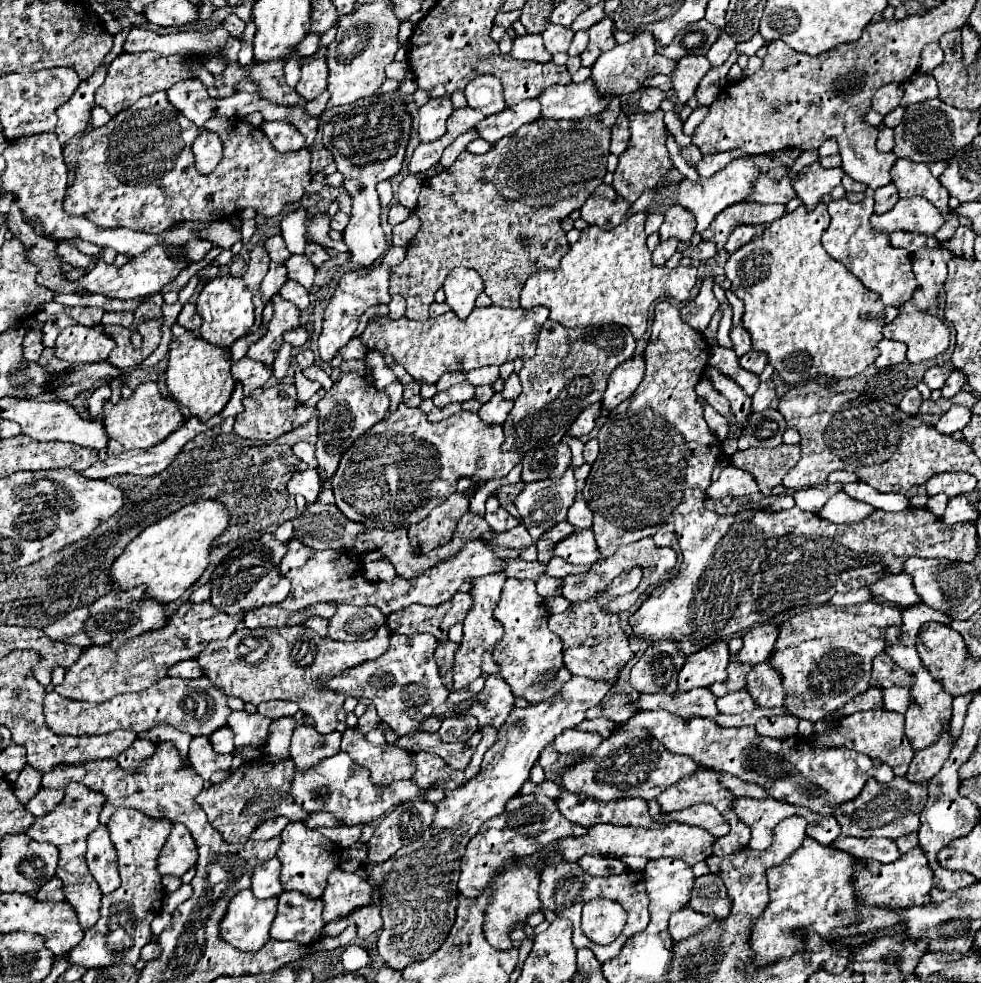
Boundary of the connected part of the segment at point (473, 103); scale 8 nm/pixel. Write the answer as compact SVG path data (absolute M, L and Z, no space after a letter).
M481 75L481 77L473 79L465 87L465 97L467 97L469 107L473 107L485 115L493 115L493 113L505 109L501 81L491 75Z

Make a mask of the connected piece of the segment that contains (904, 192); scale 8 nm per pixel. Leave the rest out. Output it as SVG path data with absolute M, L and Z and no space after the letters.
M899 159L891 169L892 183L898 190L900 198L909 198L914 195L923 195L925 199L931 199L935 207L941 209L945 217L945 225L935 235L937 239L949 239L953 235L953 229L957 229L957 217L949 213L949 193L947 189L937 181L937 177L931 175L927 165Z

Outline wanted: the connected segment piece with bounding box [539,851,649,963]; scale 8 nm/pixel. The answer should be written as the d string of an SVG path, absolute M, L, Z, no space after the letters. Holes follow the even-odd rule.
M557 851L549 853L547 861L545 861L545 869L541 871L541 885L539 885L539 899L543 903L543 909L551 909L555 911L559 917L565 917L569 921L573 921L573 945L577 949L581 947L587 947L595 953L595 957L605 963L609 959L613 959L621 947L625 945L625 941L629 937L633 937L635 933L643 931L647 925L649 925L649 897L645 893L645 879L643 879L643 873L641 871L633 871L633 869L625 869L623 873L619 875L609 875L609 877L591 877L587 875L577 863L567 863ZM597 897L609 897L609 899L615 899L619 901L625 911L629 913L629 919L627 919L627 925L625 929L621 931L621 937L617 937L611 945L597 945L593 941L589 941L587 937L583 937L583 931L579 927L579 921L581 921L581 899L583 901L591 901L591 899L597 899Z

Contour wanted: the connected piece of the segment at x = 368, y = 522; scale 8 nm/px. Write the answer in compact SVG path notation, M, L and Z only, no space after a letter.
M405 403L397 407L395 413L387 415L379 425L373 425L369 433L361 435L353 447L347 449L333 475L333 495L341 513L355 523L363 523L369 529L407 529L413 523L423 521L433 507L447 501L451 493L457 491L457 481L467 477L471 481L503 479L521 461L519 453L505 453L501 449L505 441L503 429L499 425L485 425L473 411L459 411L441 423L429 423L427 415L419 409L411 409Z

